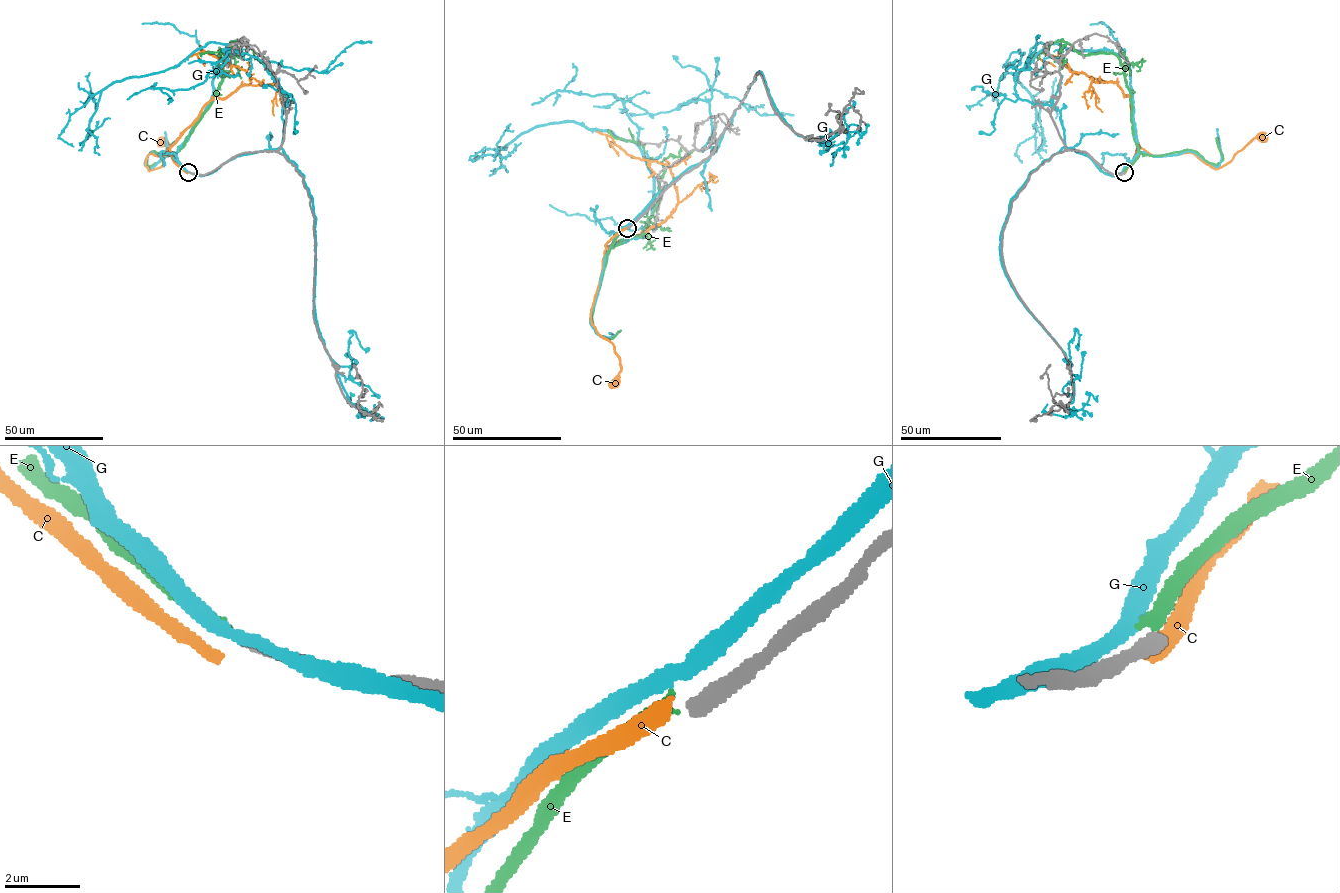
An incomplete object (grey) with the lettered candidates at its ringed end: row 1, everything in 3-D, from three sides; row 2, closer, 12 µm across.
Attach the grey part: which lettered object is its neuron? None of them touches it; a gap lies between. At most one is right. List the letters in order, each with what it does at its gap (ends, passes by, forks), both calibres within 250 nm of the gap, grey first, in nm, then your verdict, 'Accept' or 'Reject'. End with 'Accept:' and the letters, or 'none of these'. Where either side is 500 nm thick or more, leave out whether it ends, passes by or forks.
C: It ends there. Thickness 320 nm (grey) against 380 nm. Reject
E: It ends there. Thickness 320 nm (grey) against 320 nm. Reject
G: It passes by. Thickness 320 nm (grey) against 360 nm. Reject
Accept: none of these

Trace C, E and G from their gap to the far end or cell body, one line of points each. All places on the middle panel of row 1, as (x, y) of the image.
C: (626, 227), (606, 245), (591, 311), (591, 322), (614, 346), (620, 361), (618, 383), (613, 384)
E: (626, 228), (612, 247), (649, 227), (665, 167), (648, 159), (641, 144), (616, 139), (610, 130)
G: (626, 226), (716, 149), (760, 71), (784, 121), (811, 141), (842, 131), (848, 138), (844, 115), (854, 107)

